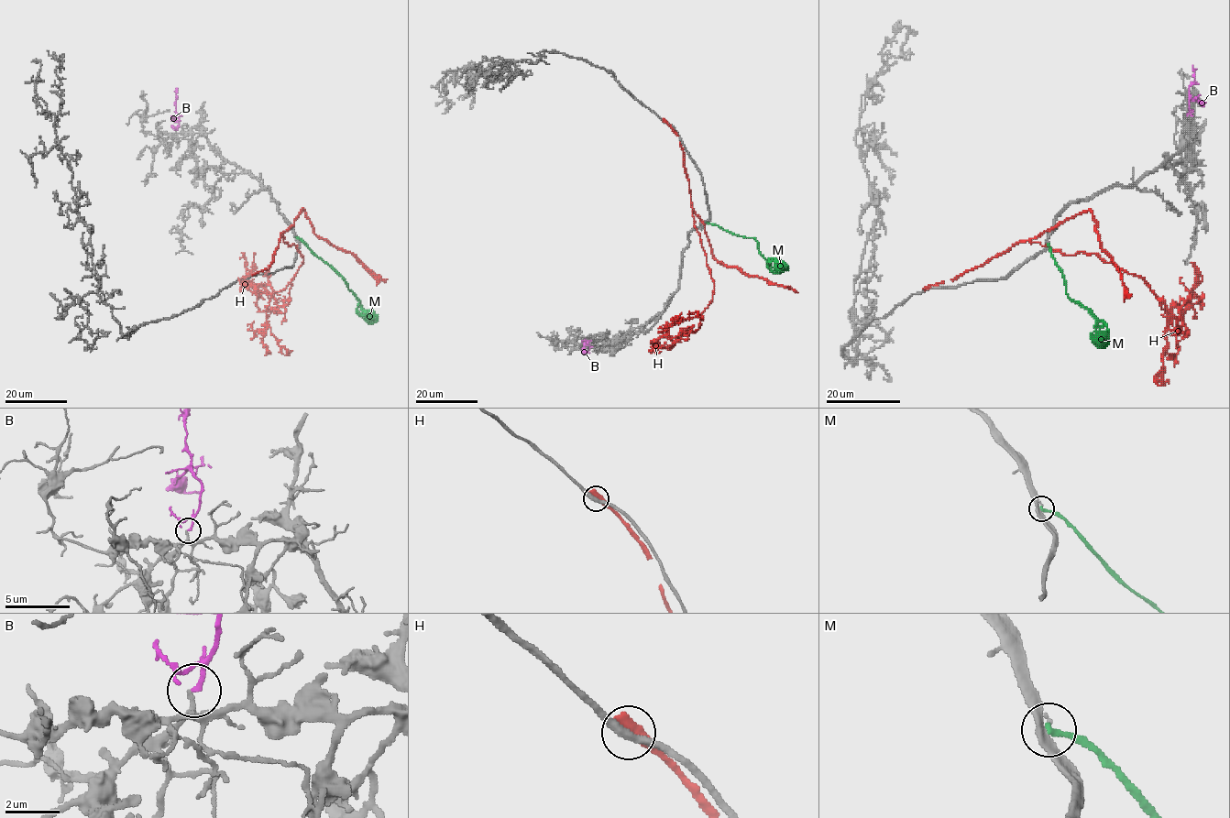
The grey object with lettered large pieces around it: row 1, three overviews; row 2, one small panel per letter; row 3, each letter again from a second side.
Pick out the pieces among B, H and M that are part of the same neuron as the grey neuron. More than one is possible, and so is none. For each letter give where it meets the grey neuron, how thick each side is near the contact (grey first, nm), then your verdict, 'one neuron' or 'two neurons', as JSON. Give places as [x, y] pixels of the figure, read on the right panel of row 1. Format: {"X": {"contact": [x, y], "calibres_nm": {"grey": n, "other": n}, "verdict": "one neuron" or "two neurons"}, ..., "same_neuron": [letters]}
{"B": {"contact": [1191, 116], "calibres_nm": {"grey": 110, "other": 160}, "verdict": "two neurons"}, "H": {"contact": [926, 289], "calibres_nm": {"grey": 320, "other": 340}, "verdict": "two neurons"}, "M": {"contact": [1048, 244], "calibres_nm": {"grey": 320, "other": 180}, "verdict": "two neurons"}, "same_neuron": []}

